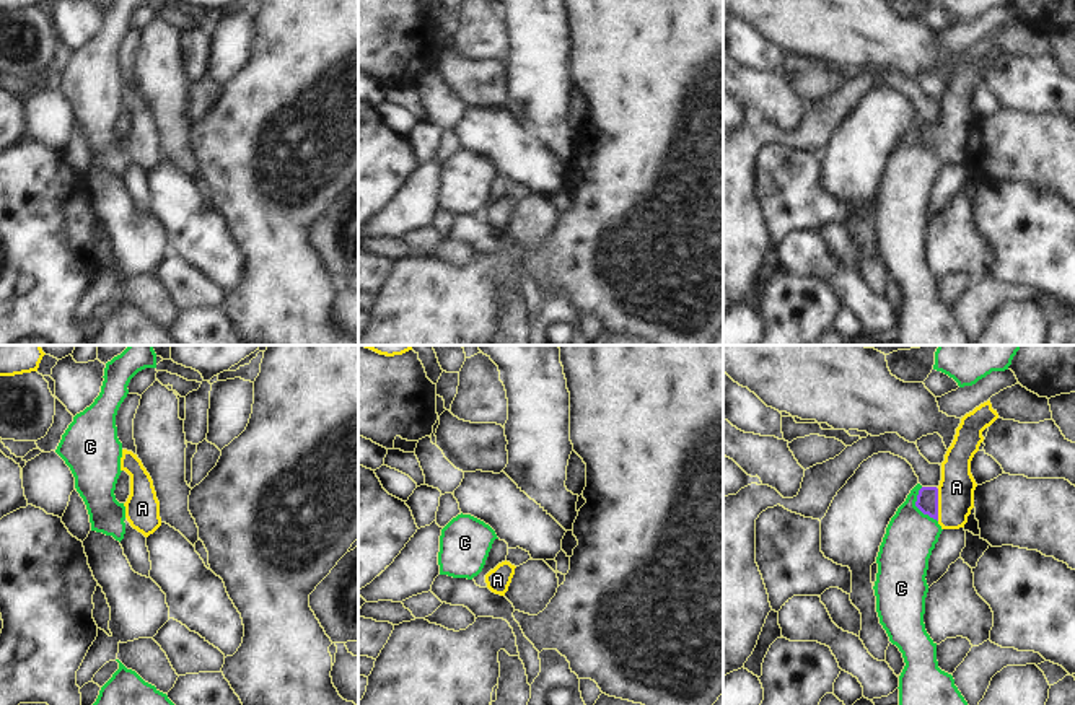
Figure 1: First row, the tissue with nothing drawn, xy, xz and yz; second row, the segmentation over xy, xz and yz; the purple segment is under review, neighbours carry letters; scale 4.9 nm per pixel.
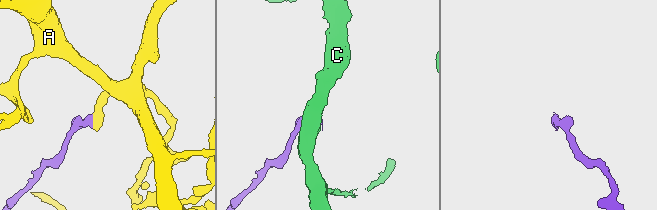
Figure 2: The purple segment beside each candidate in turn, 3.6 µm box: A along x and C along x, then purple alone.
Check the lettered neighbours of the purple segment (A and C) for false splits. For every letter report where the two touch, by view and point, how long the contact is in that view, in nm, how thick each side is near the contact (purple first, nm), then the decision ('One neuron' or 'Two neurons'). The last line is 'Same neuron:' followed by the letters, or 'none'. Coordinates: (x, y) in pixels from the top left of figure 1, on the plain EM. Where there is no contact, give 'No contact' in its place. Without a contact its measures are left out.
A: Touches purple at yz (937, 140). Shared border 160 nm. Thickness 110 nm (purple) against 180 nm. One neuron
C: Touches purple at yz (917, 142). Shared border 190 nm. Thickness 110 nm (purple) against 260 nm. Two neurons
Same neuron: A

